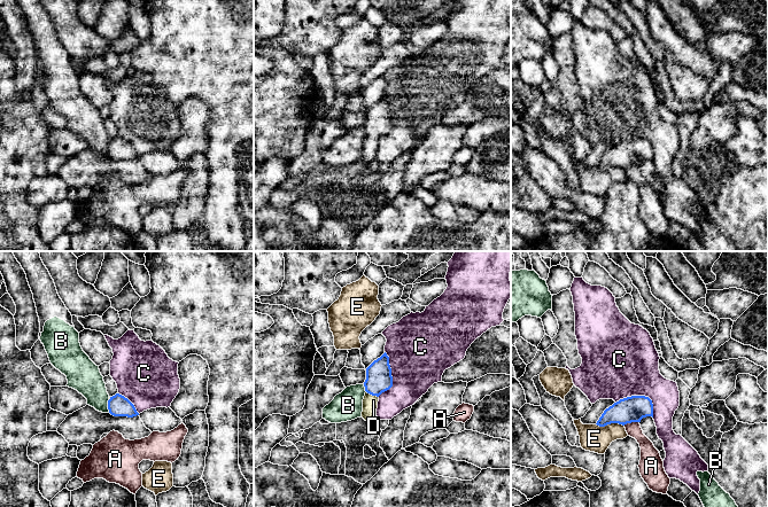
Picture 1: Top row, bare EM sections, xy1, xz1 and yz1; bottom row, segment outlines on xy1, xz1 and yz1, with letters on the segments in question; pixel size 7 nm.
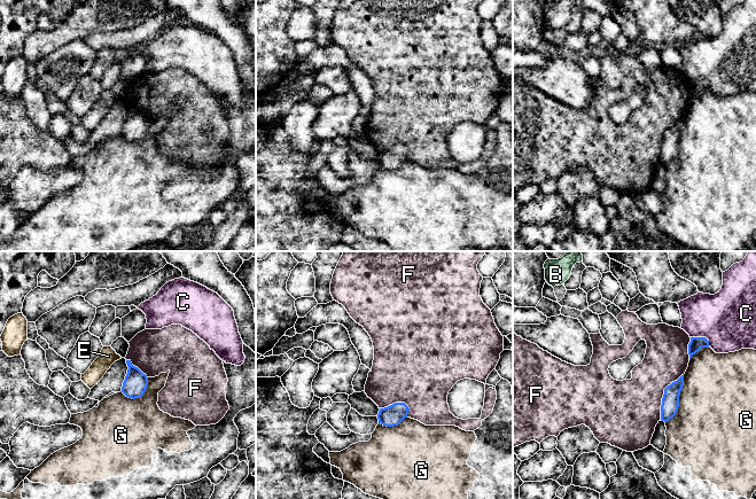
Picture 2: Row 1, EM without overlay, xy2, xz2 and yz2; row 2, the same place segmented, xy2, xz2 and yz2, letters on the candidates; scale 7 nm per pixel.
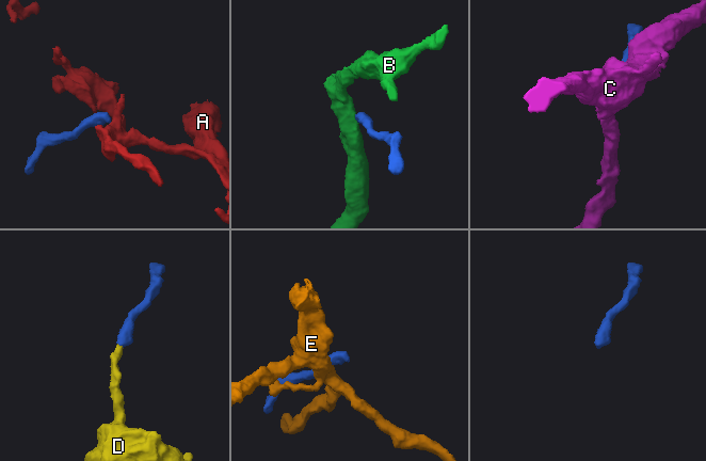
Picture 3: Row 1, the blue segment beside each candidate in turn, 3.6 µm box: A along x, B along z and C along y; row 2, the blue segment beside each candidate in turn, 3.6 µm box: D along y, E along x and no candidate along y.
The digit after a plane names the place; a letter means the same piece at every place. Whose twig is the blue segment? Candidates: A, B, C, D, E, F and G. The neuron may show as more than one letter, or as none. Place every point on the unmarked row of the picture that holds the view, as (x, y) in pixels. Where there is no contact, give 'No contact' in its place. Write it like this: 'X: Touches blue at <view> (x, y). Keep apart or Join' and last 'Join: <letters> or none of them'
A: Touches blue at yz1 (630, 165). Keep apart
B: Touches blue at xy1 (108, 149). Keep apart
C: Touches blue at yz1 (642, 139). Keep apart
D: Touches blue at xz1 (372, 138). Join
E: Touches blue at yz1 (610, 166). Keep apart
F: Touches blue at yz2 (663, 138). Keep apart
G: Touches blue at yz2 (678, 142). Keep apart
Join: D

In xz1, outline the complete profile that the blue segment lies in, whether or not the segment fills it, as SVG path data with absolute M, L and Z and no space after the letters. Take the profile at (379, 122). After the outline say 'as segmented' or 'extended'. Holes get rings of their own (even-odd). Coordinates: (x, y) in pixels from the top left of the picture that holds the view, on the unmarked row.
M386 95L366 111L364 130L366 135L362 161L369 164L377 158L379 139L393 130L391 111Z | extended

